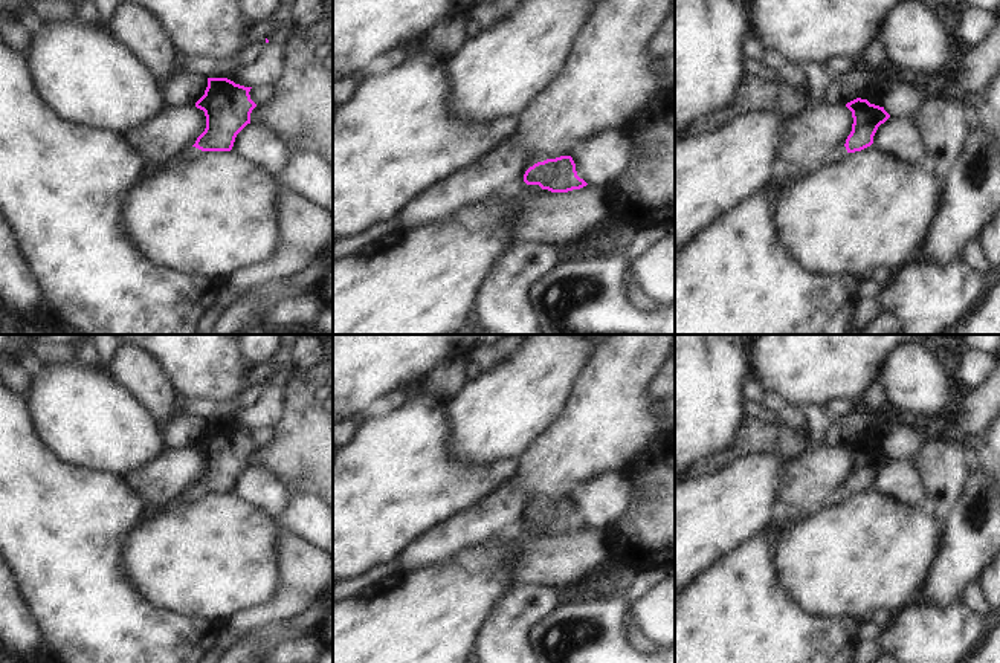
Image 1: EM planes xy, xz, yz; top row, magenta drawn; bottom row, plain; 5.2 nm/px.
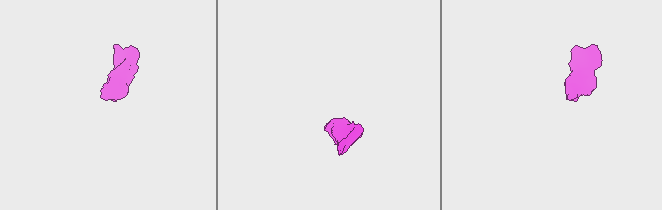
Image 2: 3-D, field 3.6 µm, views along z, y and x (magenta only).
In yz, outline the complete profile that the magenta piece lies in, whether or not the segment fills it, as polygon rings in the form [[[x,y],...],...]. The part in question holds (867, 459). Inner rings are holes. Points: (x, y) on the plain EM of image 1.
[[[861,440],[847,445],[846,449],[852,454],[852,474],[846,486],[831,496],[829,504],[838,504],[849,495],[870,489],[878,469],[890,460],[884,449],[870,446],[867,441]]]

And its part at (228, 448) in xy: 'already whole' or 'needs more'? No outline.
needs more

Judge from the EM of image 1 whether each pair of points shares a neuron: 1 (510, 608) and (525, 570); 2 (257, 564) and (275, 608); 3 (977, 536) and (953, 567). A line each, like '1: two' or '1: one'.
1: two
2: two
3: one

